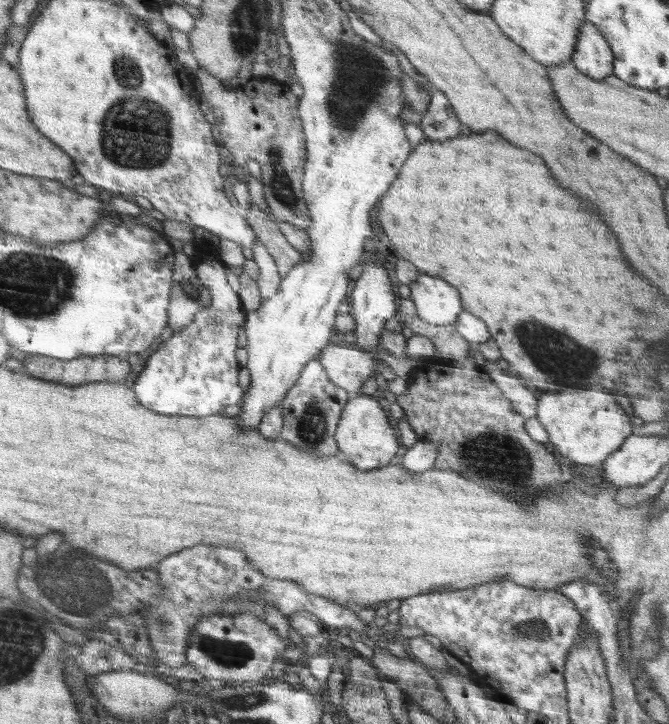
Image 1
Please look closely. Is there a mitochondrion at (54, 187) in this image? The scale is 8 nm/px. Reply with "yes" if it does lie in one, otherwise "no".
no

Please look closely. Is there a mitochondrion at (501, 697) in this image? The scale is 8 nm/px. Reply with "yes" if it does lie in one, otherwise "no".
no

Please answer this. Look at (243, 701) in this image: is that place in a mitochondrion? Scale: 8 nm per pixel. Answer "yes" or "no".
yes

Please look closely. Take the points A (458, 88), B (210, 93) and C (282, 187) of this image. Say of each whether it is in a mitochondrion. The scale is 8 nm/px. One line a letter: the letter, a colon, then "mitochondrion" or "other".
A: other
B: other
C: mitochondrion

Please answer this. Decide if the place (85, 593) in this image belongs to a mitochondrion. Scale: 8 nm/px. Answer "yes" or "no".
yes

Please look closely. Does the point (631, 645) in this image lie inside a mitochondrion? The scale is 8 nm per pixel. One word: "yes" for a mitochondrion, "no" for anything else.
no

